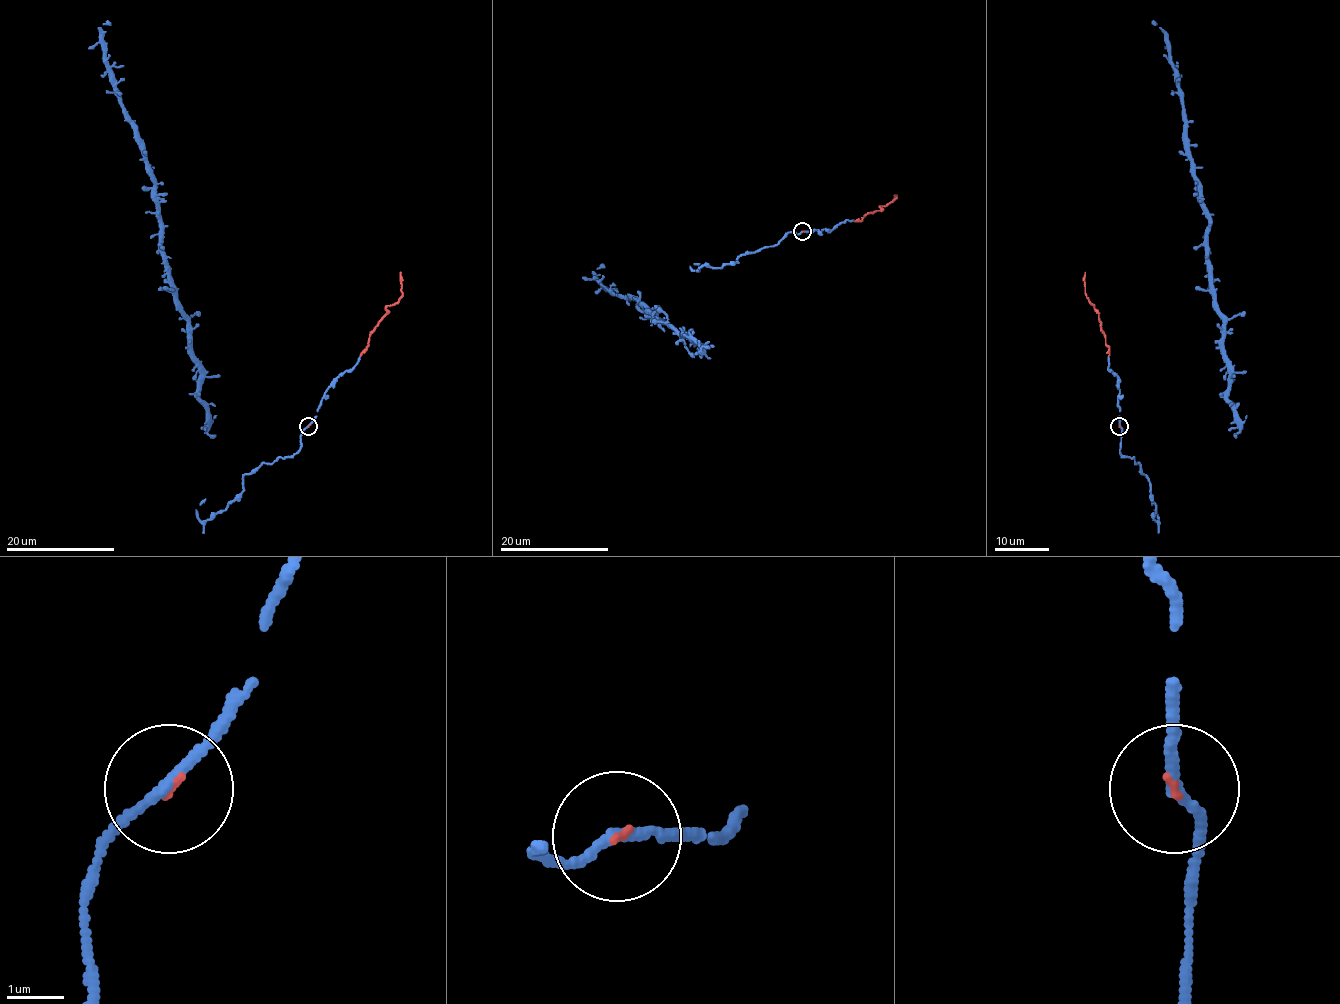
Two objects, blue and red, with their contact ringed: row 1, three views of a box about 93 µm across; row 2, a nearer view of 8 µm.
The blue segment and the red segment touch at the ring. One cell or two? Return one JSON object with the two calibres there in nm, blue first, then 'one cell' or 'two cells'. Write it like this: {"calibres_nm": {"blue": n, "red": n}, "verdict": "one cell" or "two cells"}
{"calibres_nm": {"blue": 170, "red": 60}, "verdict": "one cell"}

